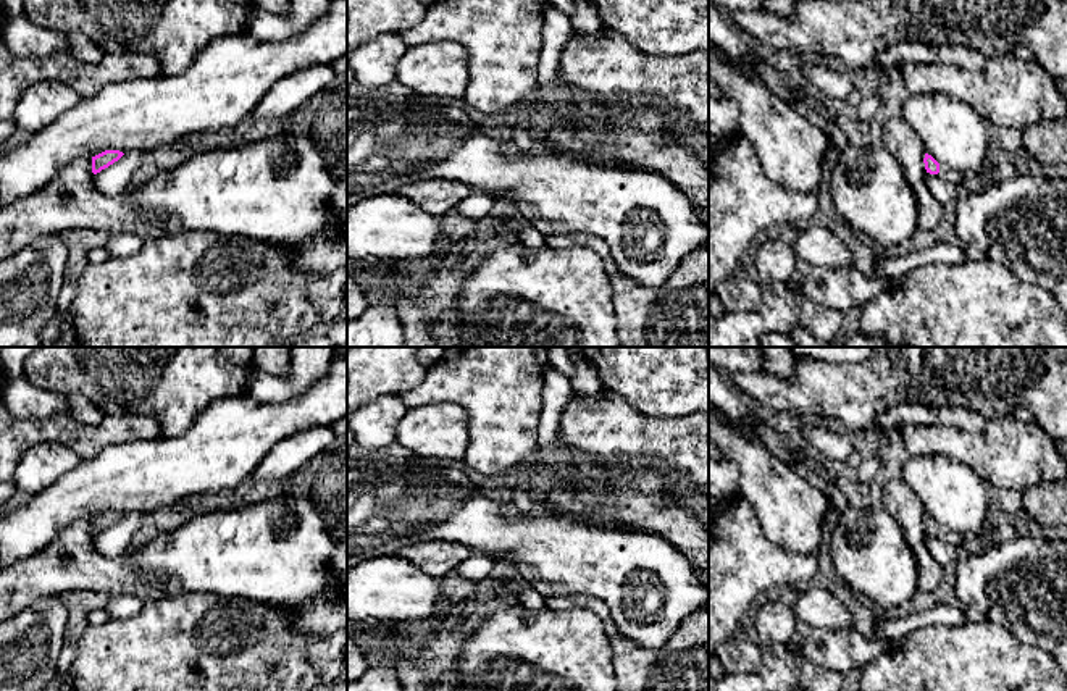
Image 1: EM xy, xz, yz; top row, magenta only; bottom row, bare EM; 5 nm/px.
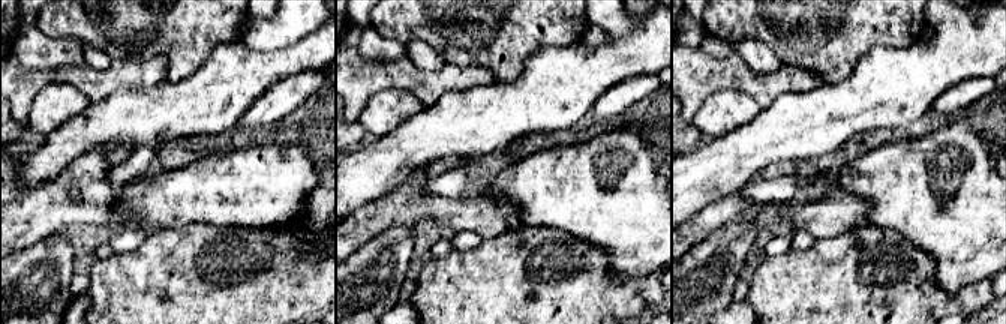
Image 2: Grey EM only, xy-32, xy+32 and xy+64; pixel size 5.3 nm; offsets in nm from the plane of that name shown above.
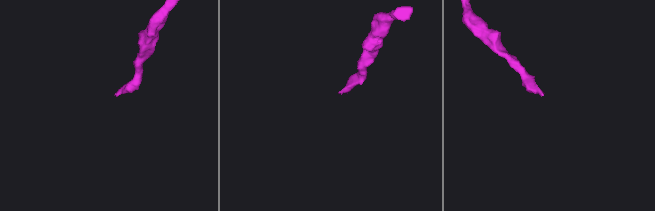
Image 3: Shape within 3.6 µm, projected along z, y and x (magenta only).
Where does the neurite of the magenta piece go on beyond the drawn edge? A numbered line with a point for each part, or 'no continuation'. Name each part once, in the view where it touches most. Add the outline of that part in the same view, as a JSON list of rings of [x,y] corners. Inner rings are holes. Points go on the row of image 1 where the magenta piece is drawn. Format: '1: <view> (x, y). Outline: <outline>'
1: yz (946, 173). Outline: [[[939,163],[939,173],[938,173],[938,176],[941,179],[944,179],[944,181],[949,181],[949,182],[959,186],[960,191],[962,191],[962,179],[965,178],[964,173],[956,171],[956,170],[952,170],[951,166],[948,166],[944,163]]]

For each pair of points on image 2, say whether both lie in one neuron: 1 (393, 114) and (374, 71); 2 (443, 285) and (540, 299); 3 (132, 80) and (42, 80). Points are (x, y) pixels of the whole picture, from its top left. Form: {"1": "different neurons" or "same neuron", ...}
{"1": "different neurons", "2": "same neuron", "3": "same neuron"}

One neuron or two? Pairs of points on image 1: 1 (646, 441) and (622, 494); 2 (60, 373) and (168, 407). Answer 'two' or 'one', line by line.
1: two
2: one

